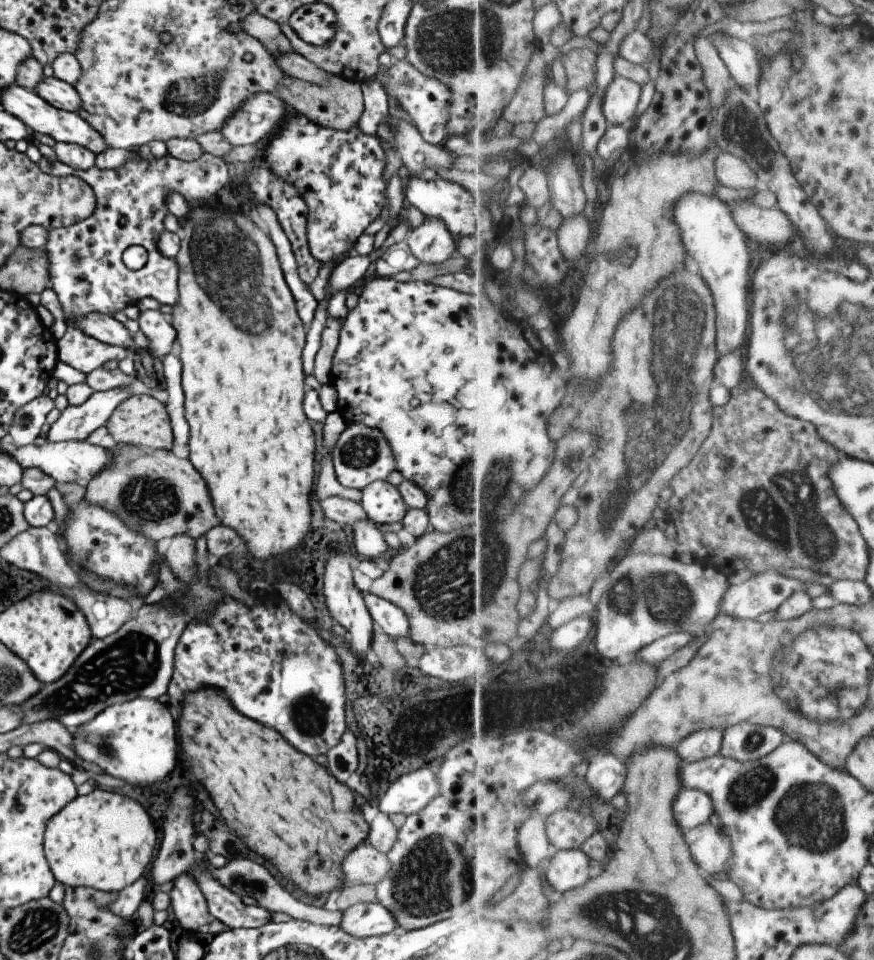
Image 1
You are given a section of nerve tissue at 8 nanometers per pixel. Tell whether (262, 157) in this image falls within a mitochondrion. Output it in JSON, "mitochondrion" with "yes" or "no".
{"mitochondrion":"no"}

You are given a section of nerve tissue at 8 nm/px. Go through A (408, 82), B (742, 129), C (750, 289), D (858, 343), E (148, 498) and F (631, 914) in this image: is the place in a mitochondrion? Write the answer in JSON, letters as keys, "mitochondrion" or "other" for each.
{"A":"mitochondrion","B":"mitochondrion","C":"other","D":"mitochondrion","E":"mitochondrion","F":"mitochondrion"}

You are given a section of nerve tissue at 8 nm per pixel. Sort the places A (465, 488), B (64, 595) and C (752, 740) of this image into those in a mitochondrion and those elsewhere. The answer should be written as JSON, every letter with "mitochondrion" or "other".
{"A":"mitochondrion","B":"other","C":"mitochondrion"}

